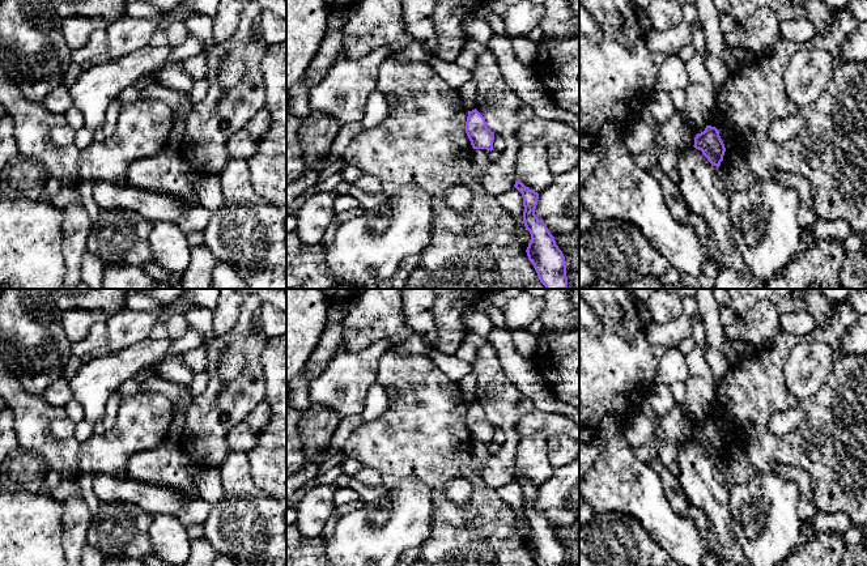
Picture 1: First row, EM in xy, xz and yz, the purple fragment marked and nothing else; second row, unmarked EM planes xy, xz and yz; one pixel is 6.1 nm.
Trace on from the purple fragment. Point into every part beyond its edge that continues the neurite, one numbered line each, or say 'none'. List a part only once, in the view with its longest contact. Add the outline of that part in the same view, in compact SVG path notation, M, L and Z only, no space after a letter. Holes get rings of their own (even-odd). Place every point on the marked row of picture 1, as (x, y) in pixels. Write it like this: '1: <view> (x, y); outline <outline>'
none

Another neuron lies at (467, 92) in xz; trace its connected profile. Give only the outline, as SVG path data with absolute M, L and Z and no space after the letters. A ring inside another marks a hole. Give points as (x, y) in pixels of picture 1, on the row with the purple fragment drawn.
M471 80L466 82L459 90L459 95L462 103L467 111L472 111L476 108L476 85L475 81Z

